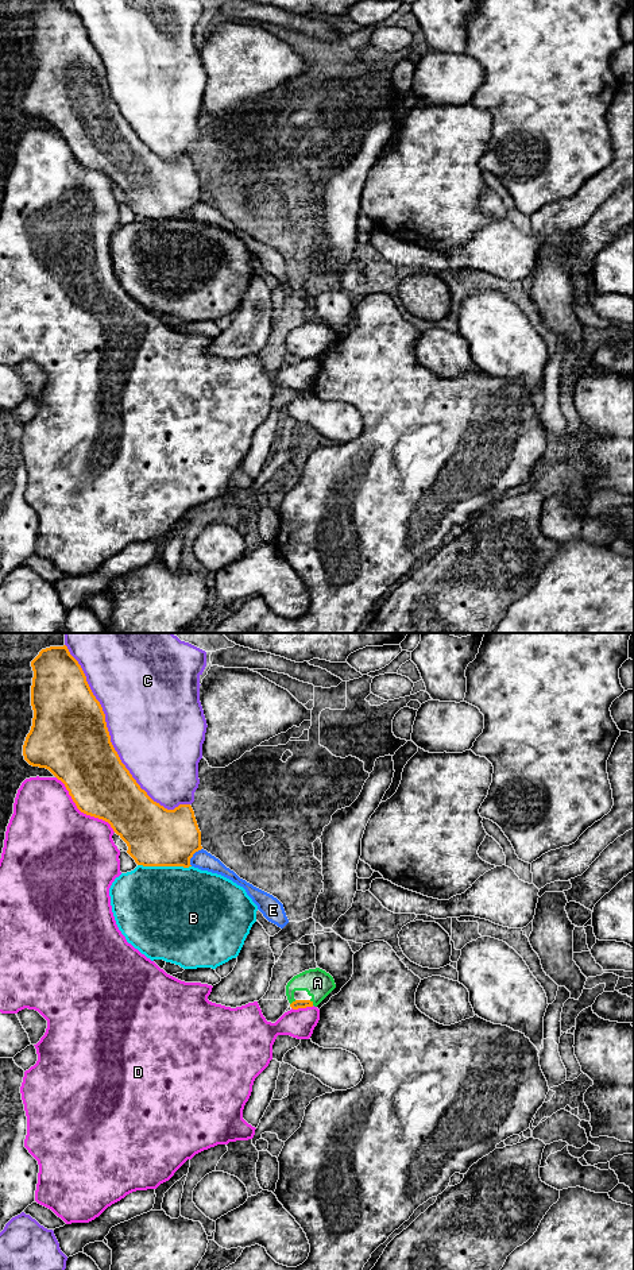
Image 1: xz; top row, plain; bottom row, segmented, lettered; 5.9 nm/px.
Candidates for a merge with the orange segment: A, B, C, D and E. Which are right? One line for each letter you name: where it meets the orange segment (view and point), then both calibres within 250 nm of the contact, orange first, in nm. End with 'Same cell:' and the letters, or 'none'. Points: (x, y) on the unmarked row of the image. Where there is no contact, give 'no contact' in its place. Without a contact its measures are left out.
A: contact xz (312, 355); calibres 50 and 170 nm
Same cell: A

